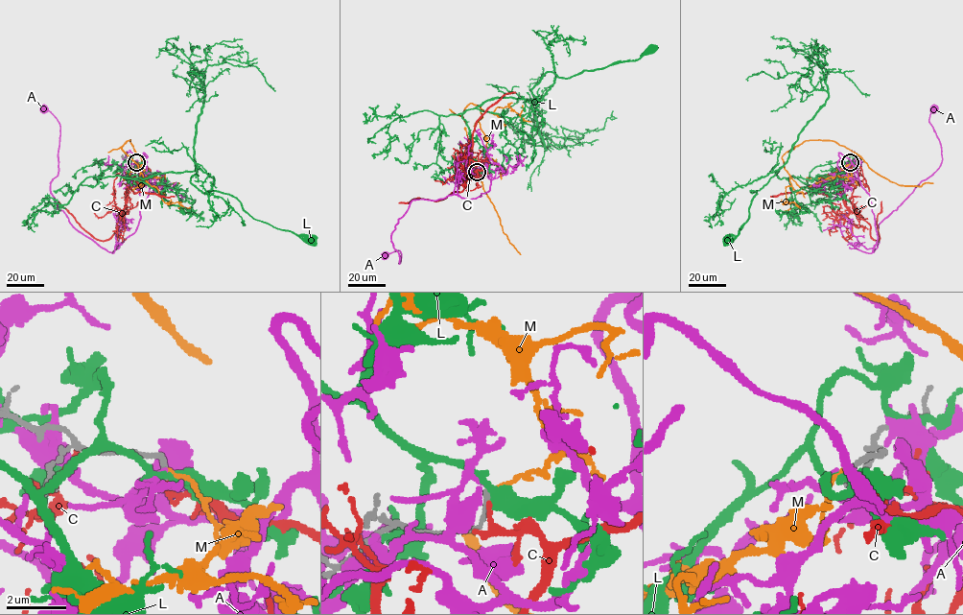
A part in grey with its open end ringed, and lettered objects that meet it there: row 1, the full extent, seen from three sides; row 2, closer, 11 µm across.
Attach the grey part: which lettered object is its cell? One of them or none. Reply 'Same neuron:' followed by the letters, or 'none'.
Same neuron: none

